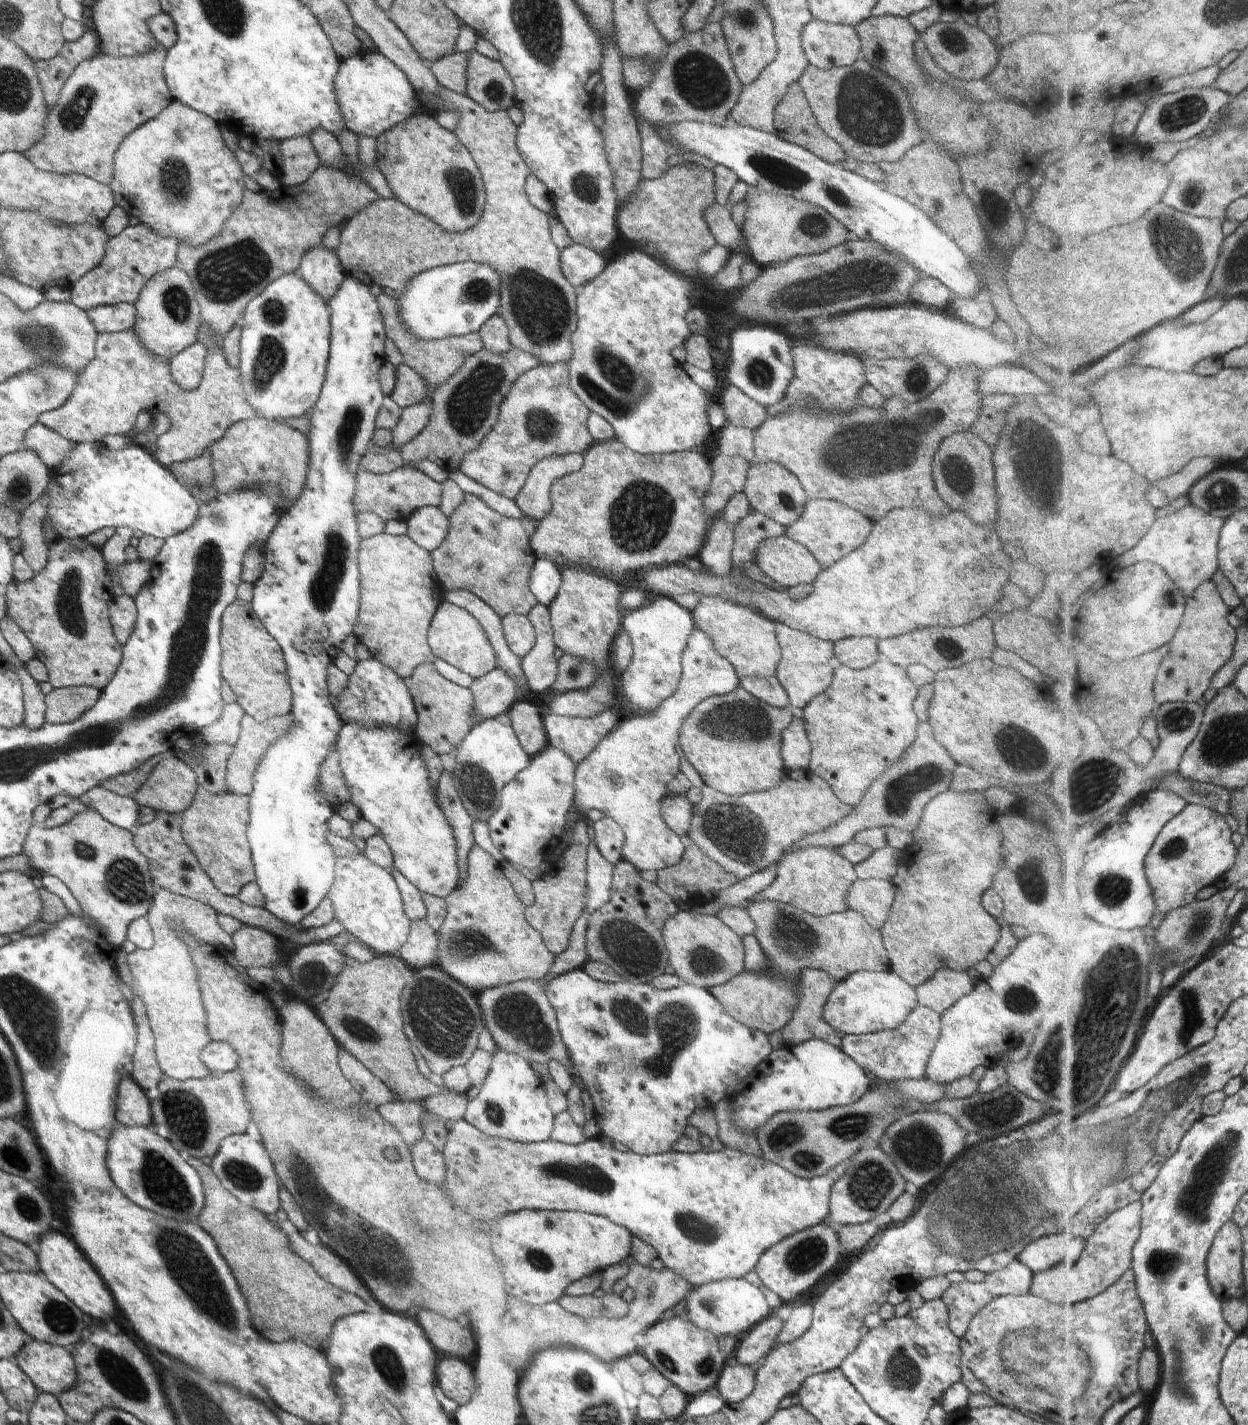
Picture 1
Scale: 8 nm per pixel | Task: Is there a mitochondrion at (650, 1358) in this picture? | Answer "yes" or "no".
no

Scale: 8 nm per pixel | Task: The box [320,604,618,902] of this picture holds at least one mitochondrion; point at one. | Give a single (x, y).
(477, 786)

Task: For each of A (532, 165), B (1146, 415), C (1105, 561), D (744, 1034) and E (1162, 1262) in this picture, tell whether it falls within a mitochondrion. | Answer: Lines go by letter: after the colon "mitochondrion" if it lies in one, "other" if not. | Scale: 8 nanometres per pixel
A: other
B: mitochondrion
C: other
D: other
E: mitochondrion

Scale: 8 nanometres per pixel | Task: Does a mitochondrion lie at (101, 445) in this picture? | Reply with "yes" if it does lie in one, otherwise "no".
no

